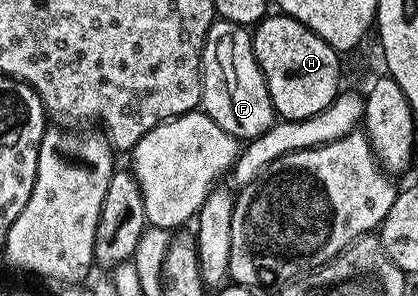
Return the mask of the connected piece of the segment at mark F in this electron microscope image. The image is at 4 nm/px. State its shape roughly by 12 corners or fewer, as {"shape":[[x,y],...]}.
{"shape":[[213,21],[203,101],[223,130],[251,140],[274,111],[245,27]]}

